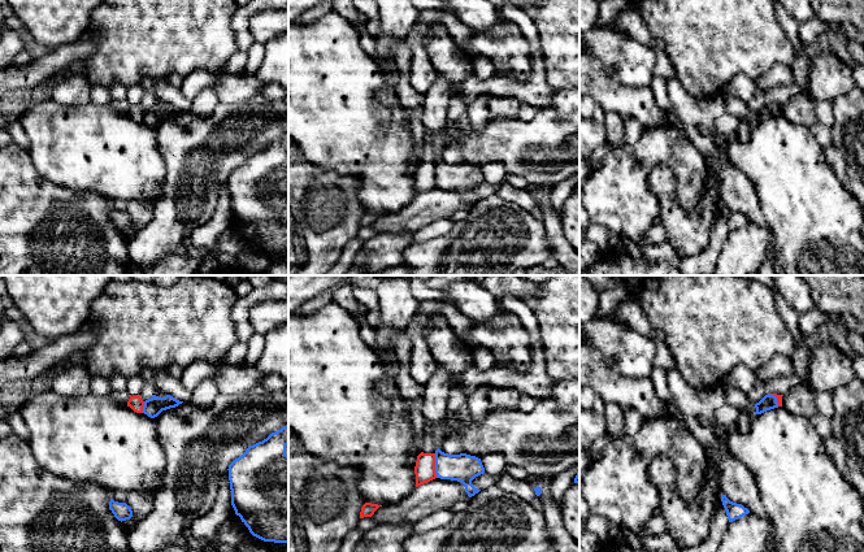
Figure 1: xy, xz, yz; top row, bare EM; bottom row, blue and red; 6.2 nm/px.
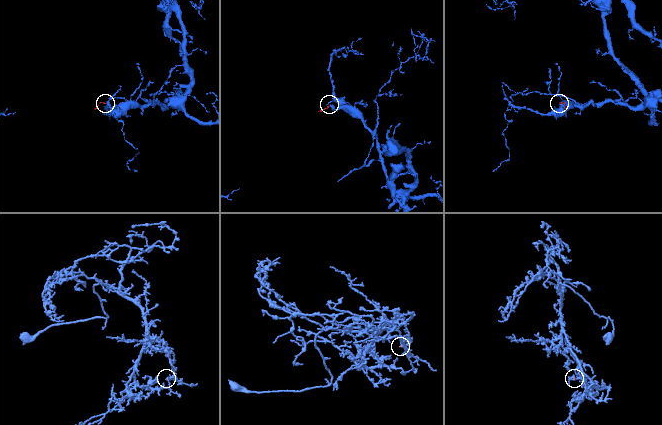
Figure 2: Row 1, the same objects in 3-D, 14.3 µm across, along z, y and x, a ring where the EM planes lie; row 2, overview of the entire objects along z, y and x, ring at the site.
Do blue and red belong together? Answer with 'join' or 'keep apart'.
keep apart

